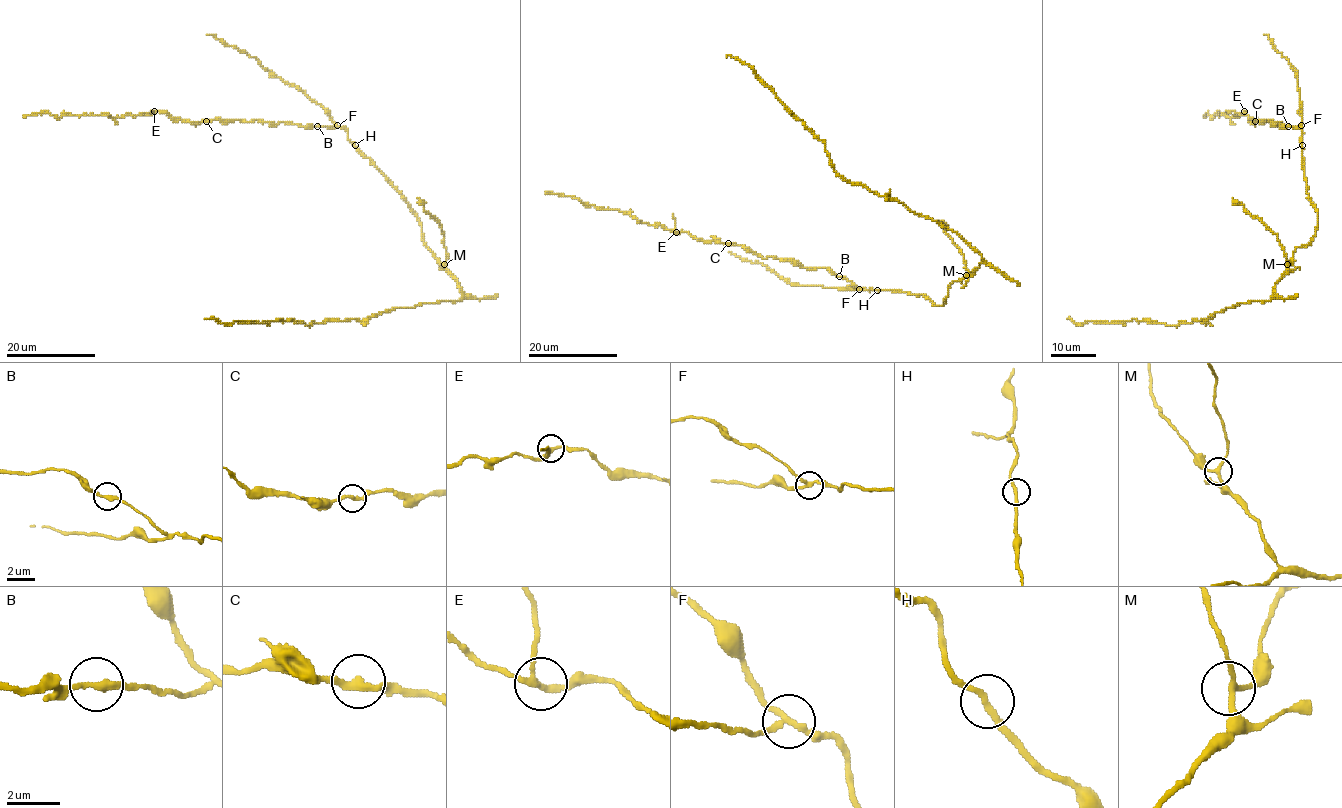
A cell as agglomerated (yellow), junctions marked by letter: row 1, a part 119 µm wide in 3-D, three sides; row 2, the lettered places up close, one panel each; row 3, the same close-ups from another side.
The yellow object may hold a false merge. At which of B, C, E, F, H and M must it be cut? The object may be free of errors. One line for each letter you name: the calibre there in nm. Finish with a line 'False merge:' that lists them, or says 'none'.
F: 200 nm
False merge: F

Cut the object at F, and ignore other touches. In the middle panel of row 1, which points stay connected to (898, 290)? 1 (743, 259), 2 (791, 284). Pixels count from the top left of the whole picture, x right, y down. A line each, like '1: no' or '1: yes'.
1: no
2: no

